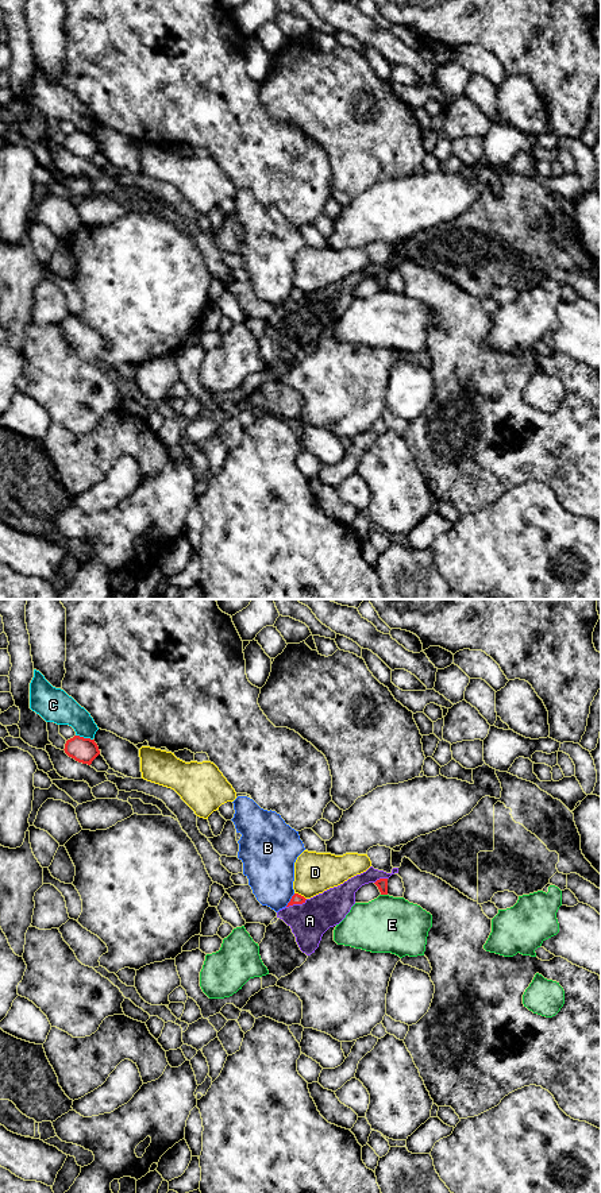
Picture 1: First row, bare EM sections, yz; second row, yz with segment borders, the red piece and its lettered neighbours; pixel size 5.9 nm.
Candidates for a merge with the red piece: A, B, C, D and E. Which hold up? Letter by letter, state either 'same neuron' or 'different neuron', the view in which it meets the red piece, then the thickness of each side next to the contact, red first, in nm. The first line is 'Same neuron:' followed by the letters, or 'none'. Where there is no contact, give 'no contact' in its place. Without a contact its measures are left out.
Same neuron: none
A: different neuron; meets red in yz; 60 nm thick on the red side, 220 nm on the other
B: different neuron; meets red in yz; 60 nm thick on the red side, 300 nm on the other
C: different neuron; meets red in yz; 150 nm thick on the red side, 190 nm on the other
D: different neuron; meets red in yz; 60 nm thick on the red side, 240 nm on the other
E: different neuron; meets red in yz; 60 nm thick on the red side, 340 nm on the other

